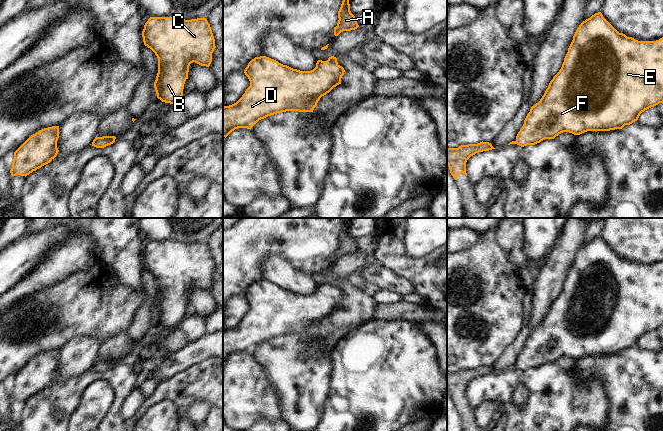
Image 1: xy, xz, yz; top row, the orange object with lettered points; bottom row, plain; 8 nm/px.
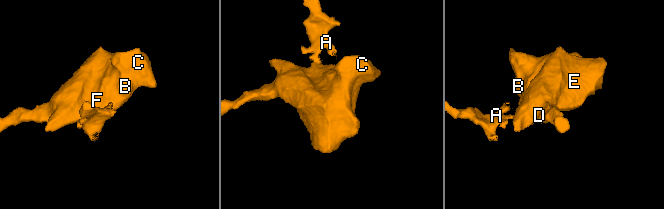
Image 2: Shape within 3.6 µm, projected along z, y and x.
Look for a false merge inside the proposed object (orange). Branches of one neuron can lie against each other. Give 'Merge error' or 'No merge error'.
Merge error.

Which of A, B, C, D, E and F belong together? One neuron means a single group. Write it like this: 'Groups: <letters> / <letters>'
Groups: A / B C D E F.

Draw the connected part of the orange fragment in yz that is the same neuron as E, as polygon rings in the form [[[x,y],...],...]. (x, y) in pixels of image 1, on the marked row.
[[[598,12],[583,21],[577,28],[561,69],[550,81],[549,86],[540,101],[531,107],[530,112],[524,120],[522,128],[516,136],[516,144],[521,147],[535,145],[545,139],[554,139],[563,132],[580,135],[587,131],[610,131],[622,129],[625,125],[630,125],[637,121],[642,112],[658,105],[659,103],[663,103],[663,37],[656,41],[638,41],[632,37],[627,37],[625,34],[619,33],[603,17],[602,13]]]

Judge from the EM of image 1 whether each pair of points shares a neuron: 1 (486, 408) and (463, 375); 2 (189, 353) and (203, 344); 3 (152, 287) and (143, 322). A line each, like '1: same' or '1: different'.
1: different
2: same
3: same

